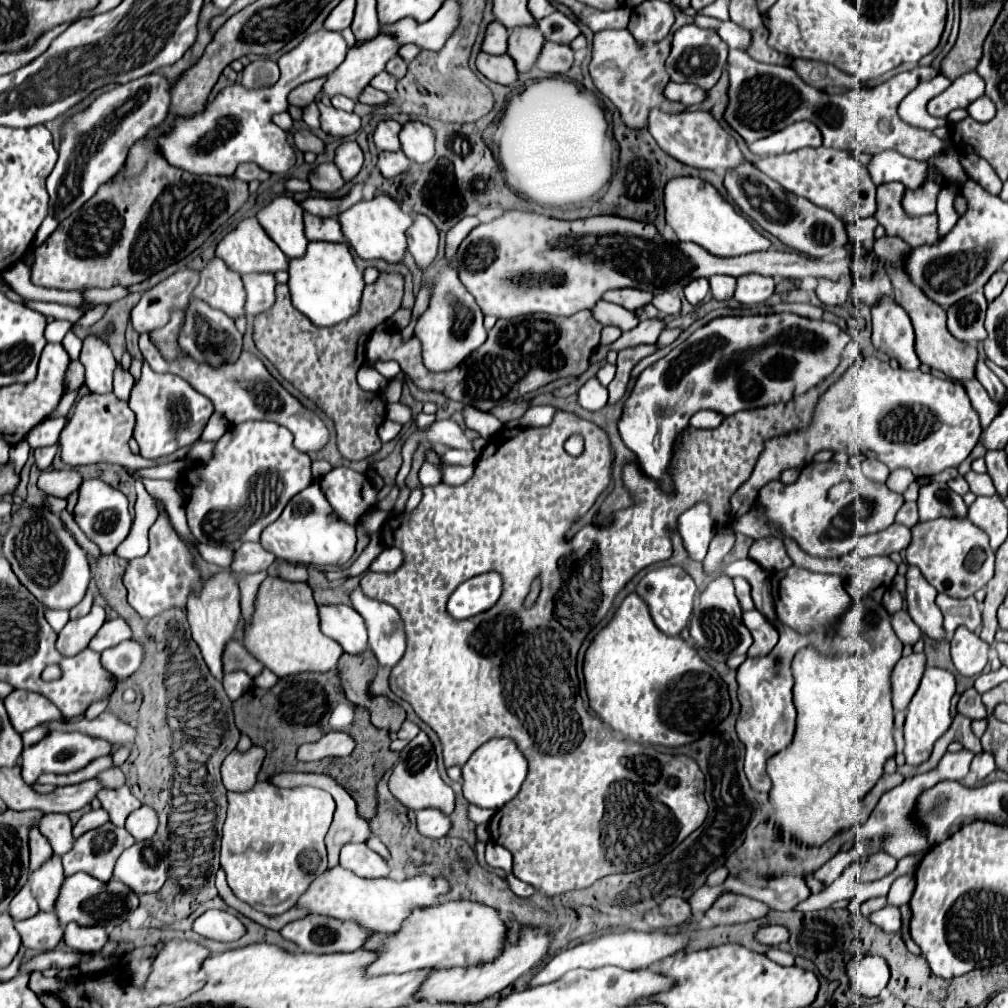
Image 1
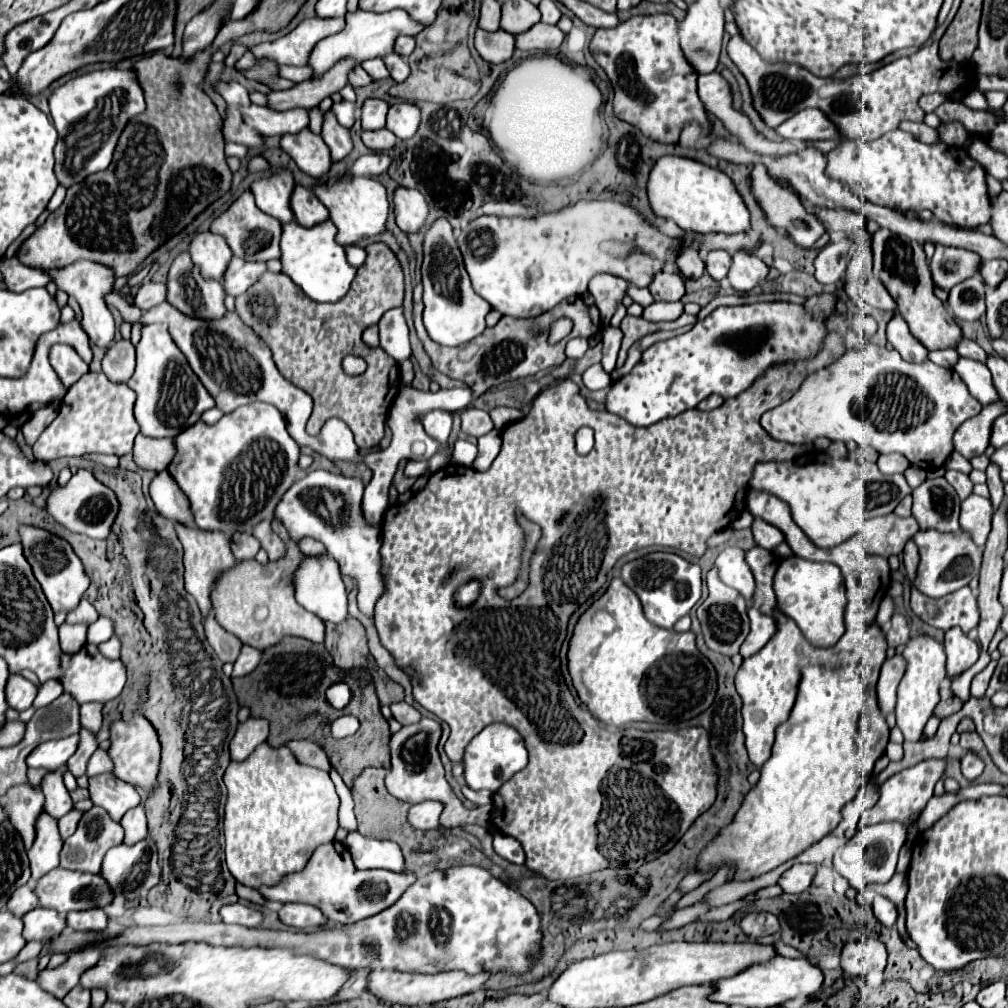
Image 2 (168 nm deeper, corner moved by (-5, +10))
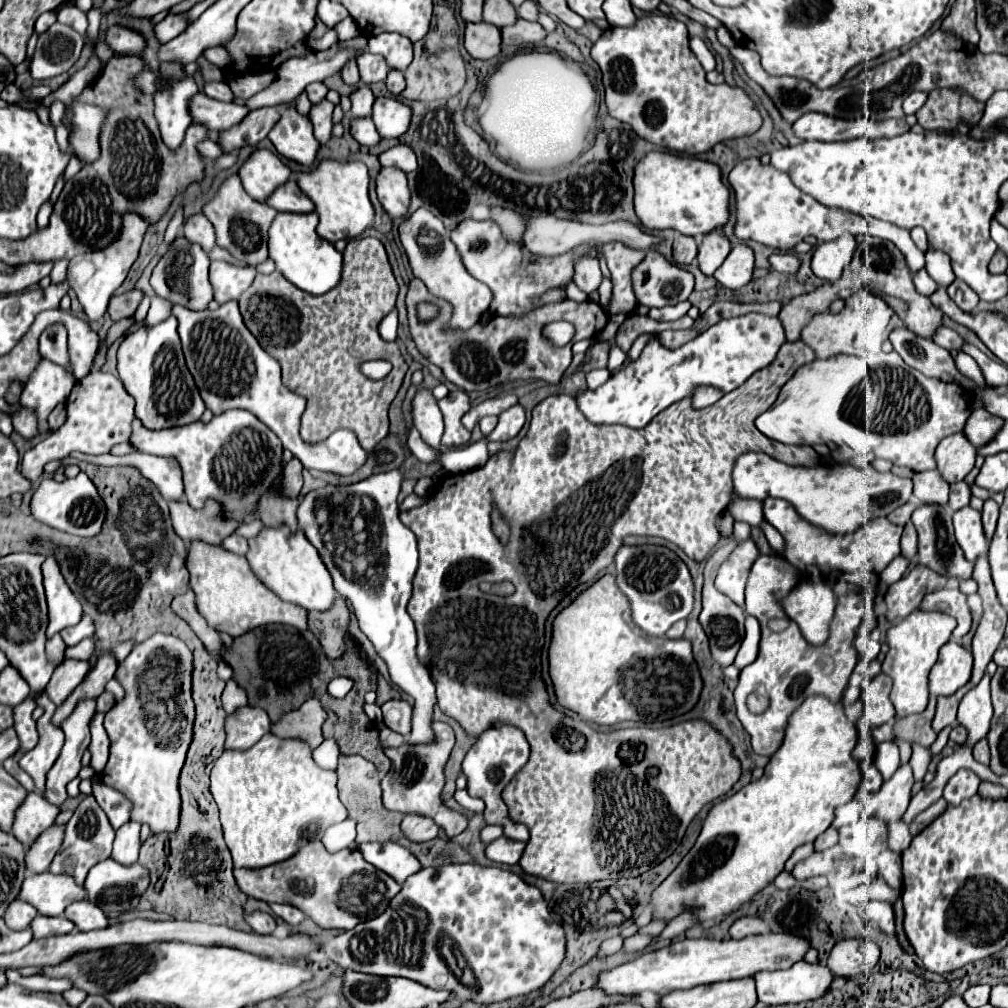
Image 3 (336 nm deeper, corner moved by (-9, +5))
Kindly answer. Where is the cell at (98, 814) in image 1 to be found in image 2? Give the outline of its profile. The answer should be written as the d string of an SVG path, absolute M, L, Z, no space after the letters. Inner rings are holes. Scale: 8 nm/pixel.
M70 810L68 814L64 814L64 816L58 820L58 830L60 830L62 840L66 840L66 838L76 830L78 820L80 820L80 810Z

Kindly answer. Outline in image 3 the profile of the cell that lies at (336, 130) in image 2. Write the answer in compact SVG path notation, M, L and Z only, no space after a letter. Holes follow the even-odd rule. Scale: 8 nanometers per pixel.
M326 99L320 105L312 105L310 121L314 125L314 137L318 139L320 145L326 145L332 139L332 127L334 127L332 111L334 111L334 105Z

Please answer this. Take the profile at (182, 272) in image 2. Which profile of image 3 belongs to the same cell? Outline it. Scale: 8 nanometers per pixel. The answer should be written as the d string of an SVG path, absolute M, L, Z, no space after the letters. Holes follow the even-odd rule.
M178 237L168 247L168 251L160 257L152 273L150 285L154 287L156 295L160 295L162 299L168 299L170 303L178 303L192 311L204 311L208 309L208 303L214 299L214 291L208 279L208 267L210 267L210 259L202 251L202 247L198 247L196 243L190 243L186 237Z

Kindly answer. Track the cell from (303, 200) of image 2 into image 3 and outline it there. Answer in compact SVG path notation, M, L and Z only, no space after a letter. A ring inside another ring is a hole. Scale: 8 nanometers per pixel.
M288 181L282 187L278 187L268 199L268 205L282 213L312 213L314 211L312 199L308 199L300 191L296 181Z

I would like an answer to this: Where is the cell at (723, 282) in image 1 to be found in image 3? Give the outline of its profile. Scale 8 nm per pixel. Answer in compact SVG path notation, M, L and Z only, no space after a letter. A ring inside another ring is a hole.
M712 231L710 235L704 235L700 239L700 249L698 249L698 267L704 275L714 275L714 271L724 263L730 251L730 241L720 235L720 231Z

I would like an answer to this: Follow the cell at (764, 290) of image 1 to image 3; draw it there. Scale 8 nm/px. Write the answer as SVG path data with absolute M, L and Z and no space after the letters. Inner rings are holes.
M734 245L726 261L718 267L716 279L722 287L728 287L732 291L748 285L752 281L754 273L754 253L746 245Z

